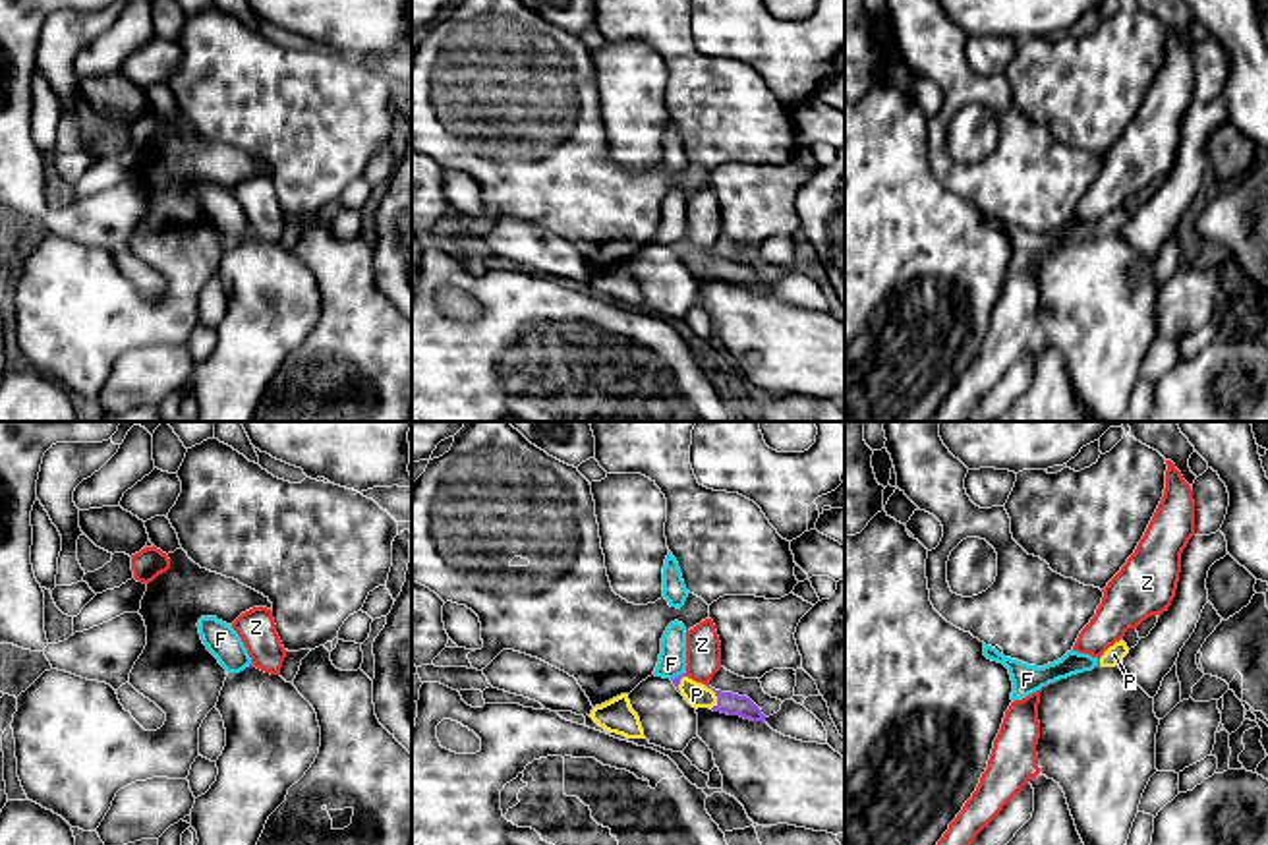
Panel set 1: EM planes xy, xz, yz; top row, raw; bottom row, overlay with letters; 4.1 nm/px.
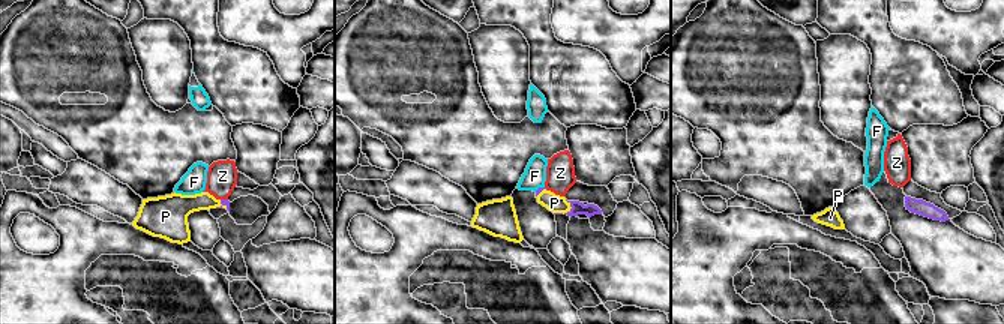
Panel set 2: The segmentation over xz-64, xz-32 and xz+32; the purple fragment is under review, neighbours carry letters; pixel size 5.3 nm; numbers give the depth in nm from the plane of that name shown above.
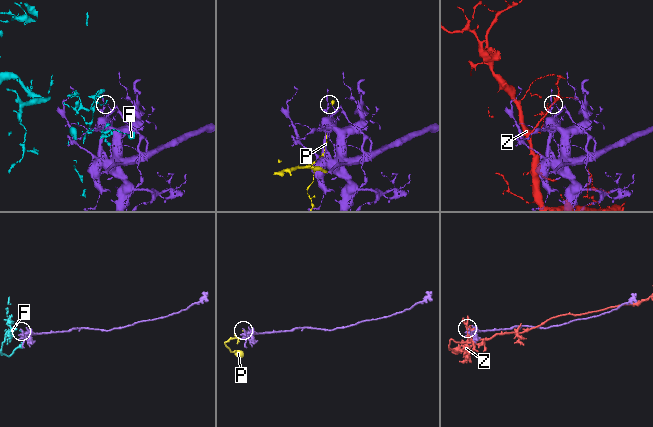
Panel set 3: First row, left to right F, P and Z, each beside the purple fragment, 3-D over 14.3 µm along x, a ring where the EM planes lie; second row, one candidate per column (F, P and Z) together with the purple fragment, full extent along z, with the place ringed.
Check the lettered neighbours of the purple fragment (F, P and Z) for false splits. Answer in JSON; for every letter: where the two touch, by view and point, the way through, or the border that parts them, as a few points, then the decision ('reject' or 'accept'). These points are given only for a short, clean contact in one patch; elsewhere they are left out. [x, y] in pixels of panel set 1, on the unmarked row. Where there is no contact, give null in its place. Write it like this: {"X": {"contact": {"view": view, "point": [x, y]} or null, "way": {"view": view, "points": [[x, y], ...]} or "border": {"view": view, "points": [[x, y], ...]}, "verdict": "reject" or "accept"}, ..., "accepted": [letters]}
{"F": {"contact": {"view": "xz", "point": [679, 242]}, "border": {"view": "xz", "points": [[685, 238], [671, 246]]}, "verdict": "reject"}, "P": {"contact": {"view": "xz", "point": [716, 262]}, "way": {"view": "xz", "points": [[727, 269], [716, 262], [696, 262]]}, "verdict": "accept"}, "Z": {"contact": {"view": "xy", "point": [252, 231]}, "verdict": "reject"}, "accepted": ["P"]}

